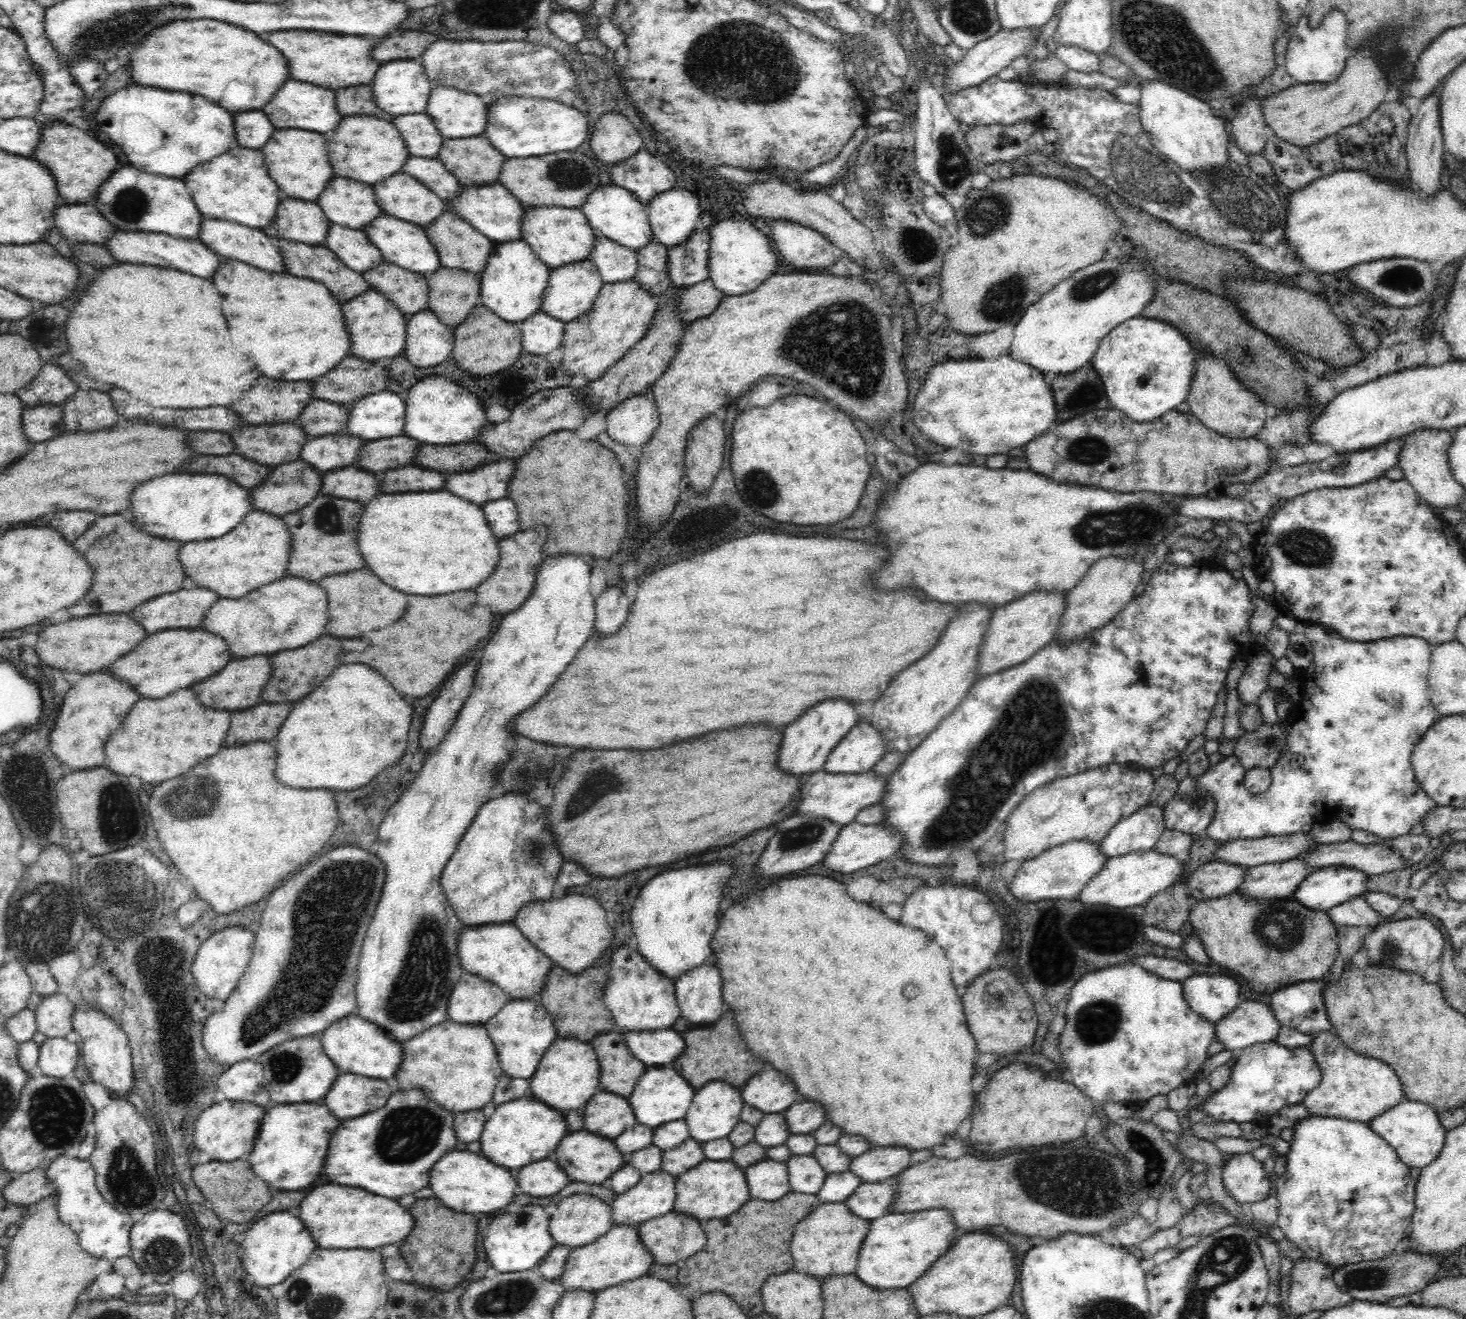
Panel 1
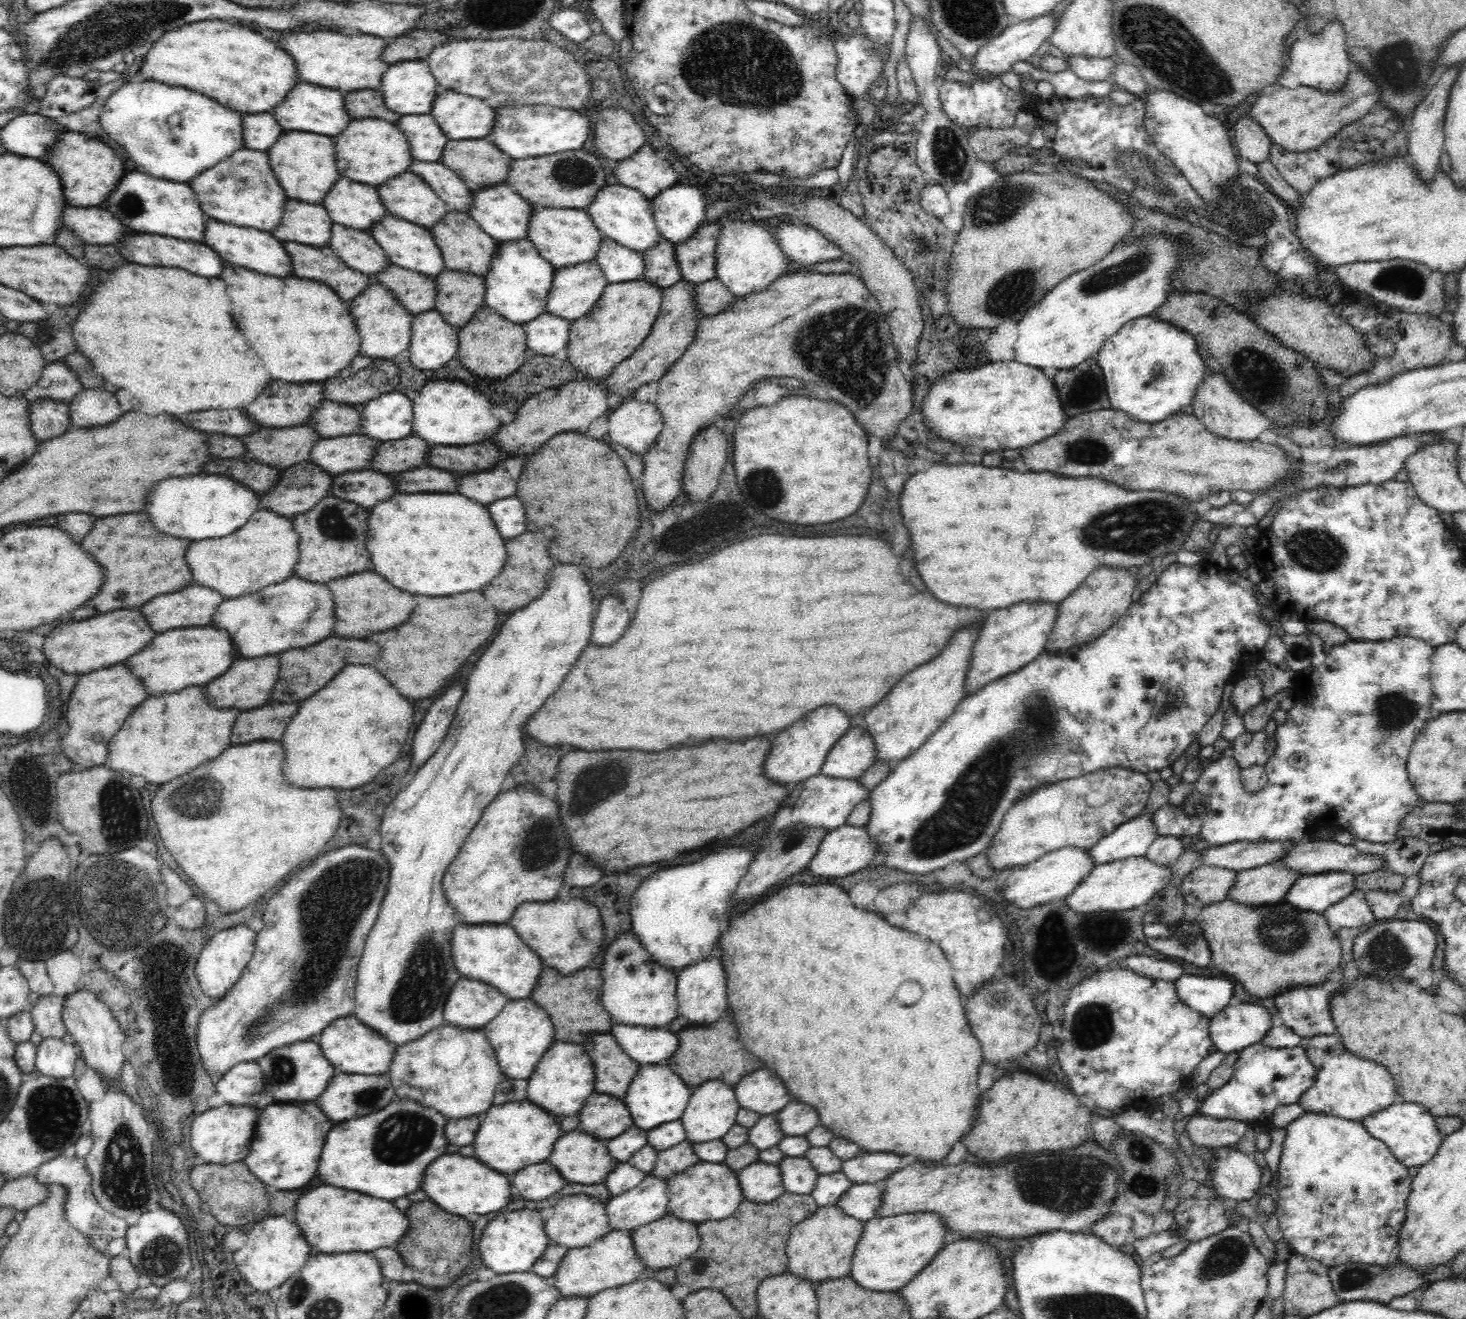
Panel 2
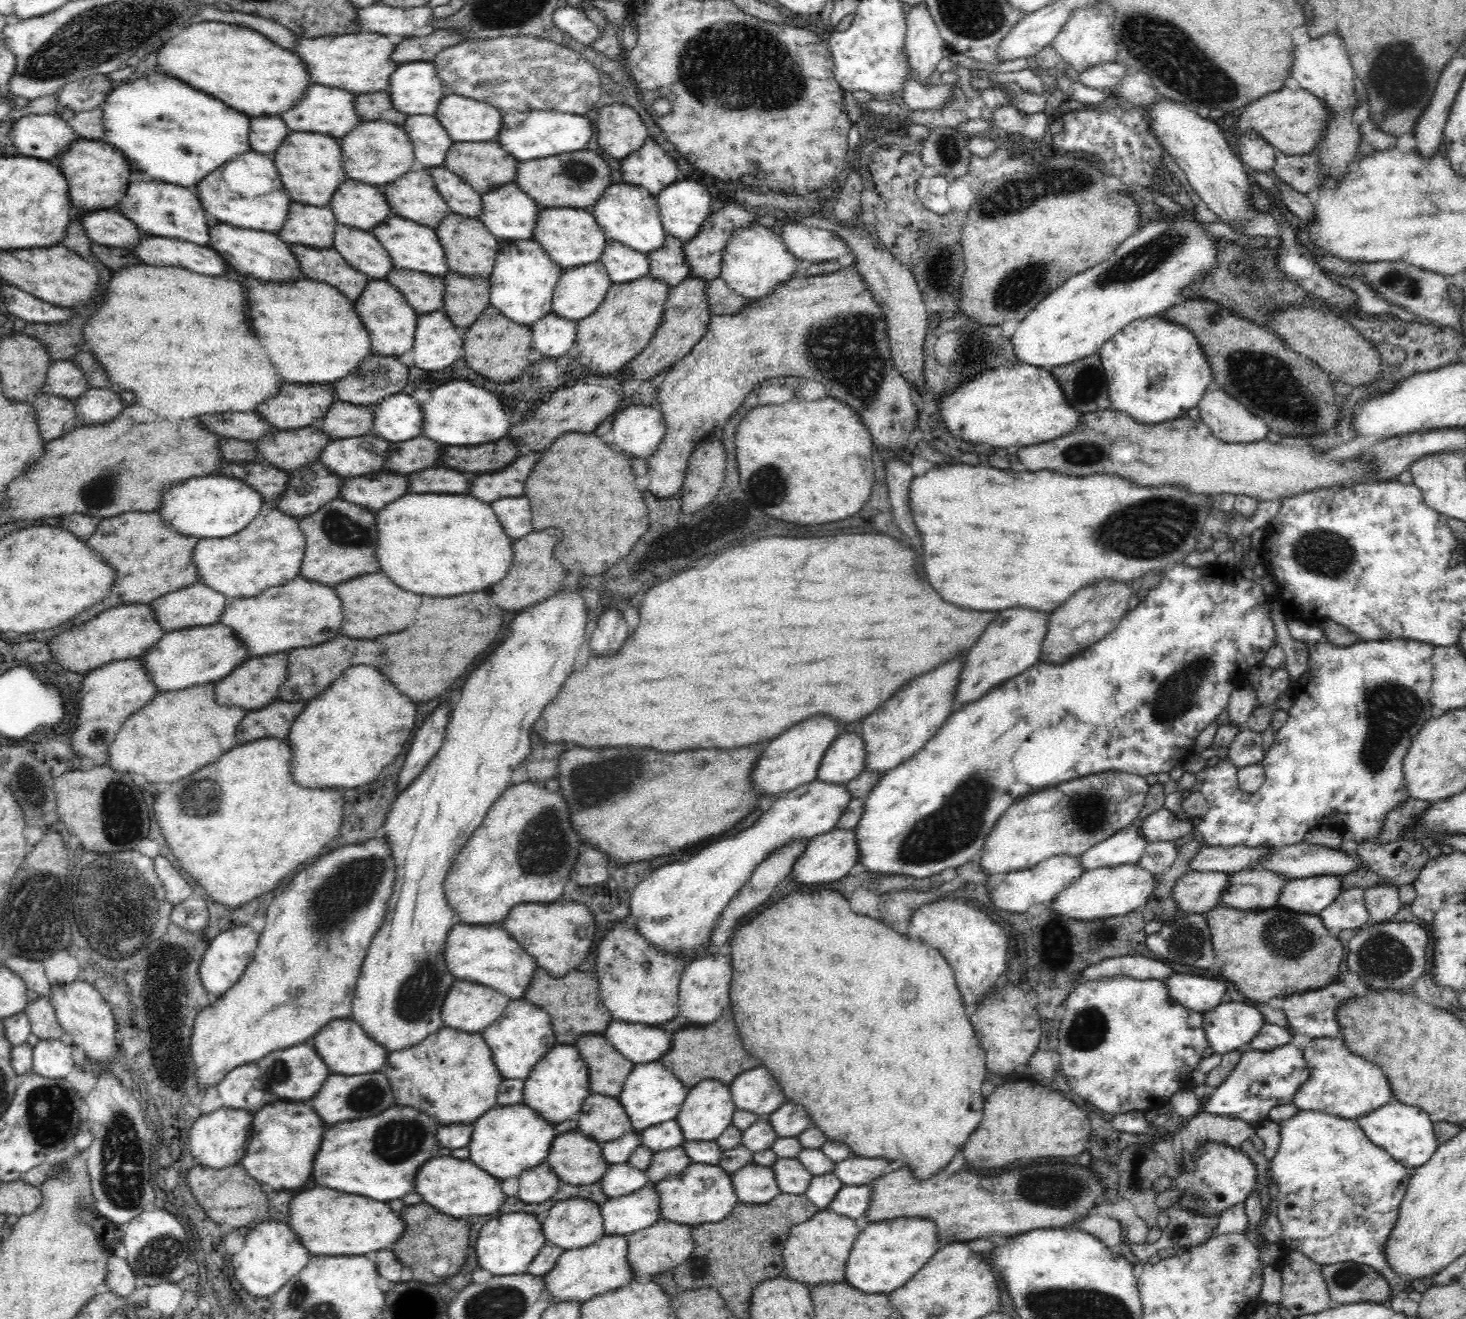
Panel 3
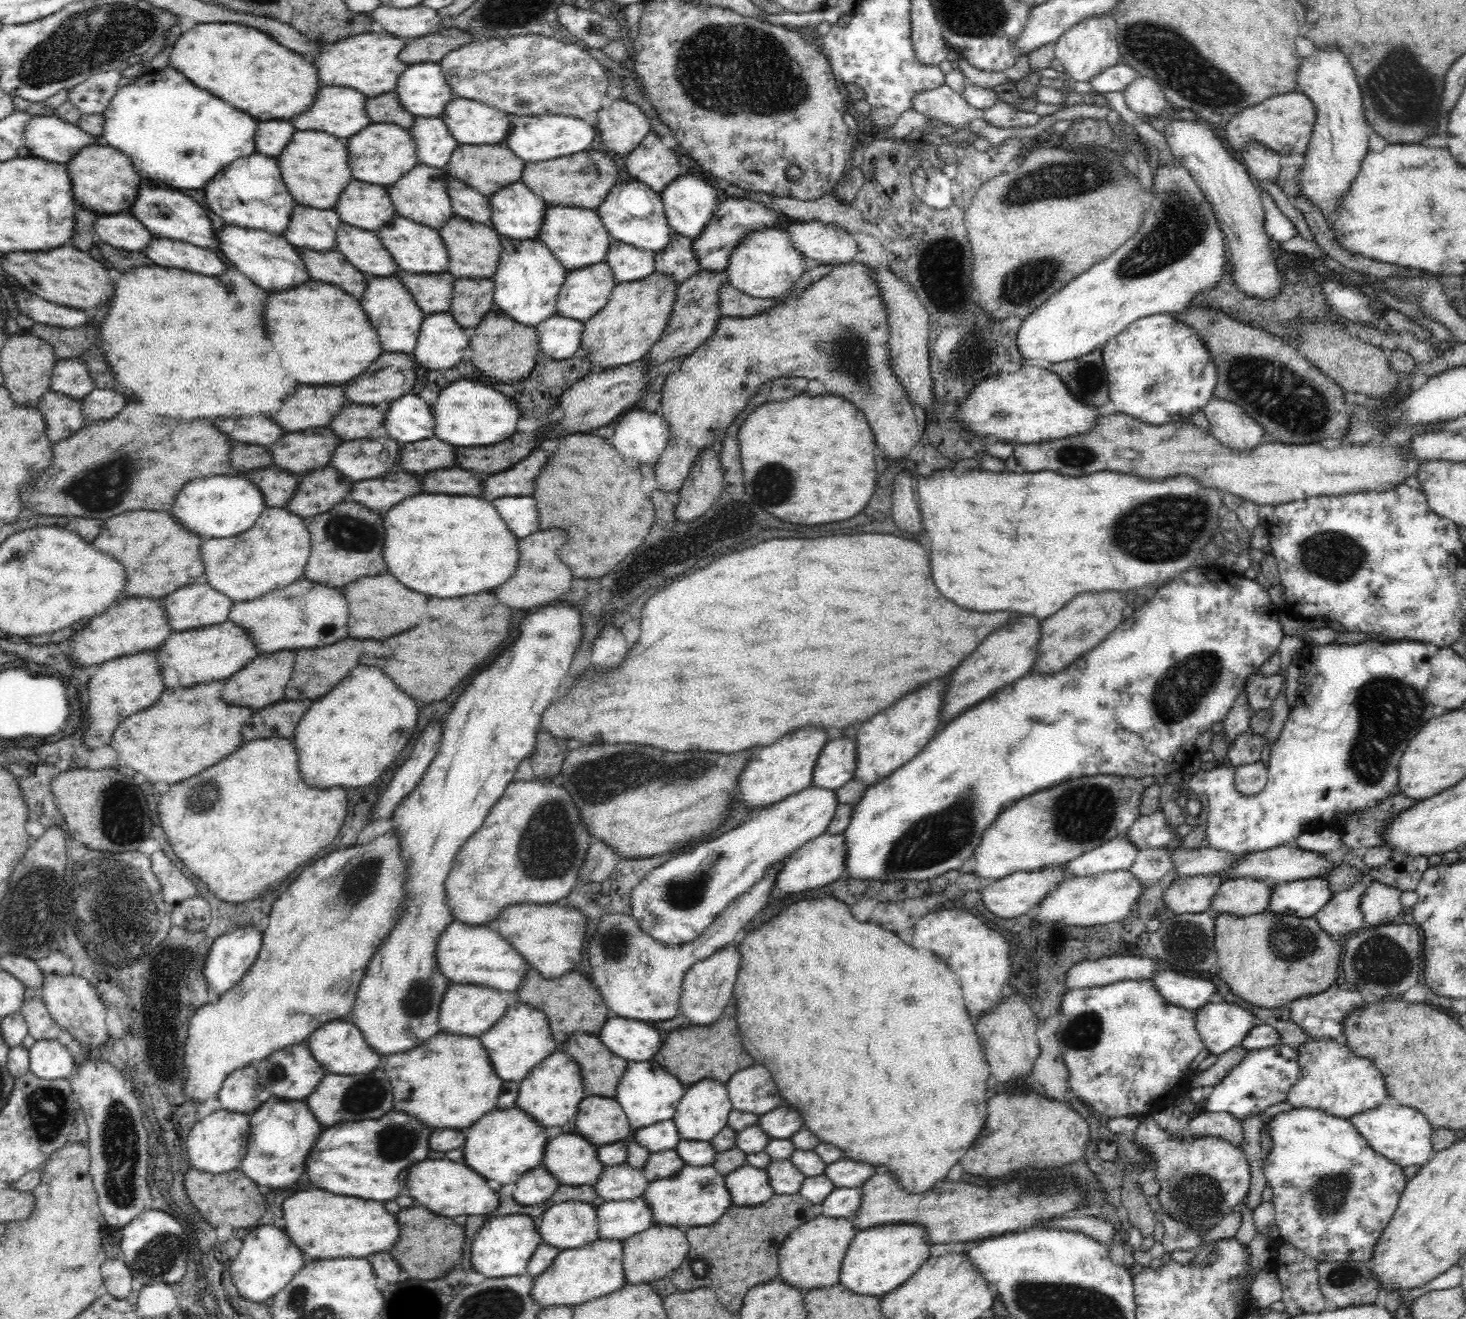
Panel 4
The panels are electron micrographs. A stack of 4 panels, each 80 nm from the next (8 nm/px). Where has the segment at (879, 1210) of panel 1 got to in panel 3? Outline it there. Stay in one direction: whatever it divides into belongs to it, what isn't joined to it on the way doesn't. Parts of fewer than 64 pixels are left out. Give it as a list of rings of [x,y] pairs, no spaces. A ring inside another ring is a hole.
[[[870,1184],[862,1186],[844,1186],[836,1192],[826,1211],[834,1211],[836,1215],[842,1215],[856,1220],[864,1216],[870,1202]]]

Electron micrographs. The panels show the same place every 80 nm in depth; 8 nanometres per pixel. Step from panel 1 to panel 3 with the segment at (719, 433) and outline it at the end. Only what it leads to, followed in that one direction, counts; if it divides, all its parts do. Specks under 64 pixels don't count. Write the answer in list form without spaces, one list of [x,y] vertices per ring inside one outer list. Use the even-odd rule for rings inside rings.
[[[715,436],[702,441],[689,458],[684,484],[677,495],[684,514],[706,508],[722,488],[725,479],[726,453]]]

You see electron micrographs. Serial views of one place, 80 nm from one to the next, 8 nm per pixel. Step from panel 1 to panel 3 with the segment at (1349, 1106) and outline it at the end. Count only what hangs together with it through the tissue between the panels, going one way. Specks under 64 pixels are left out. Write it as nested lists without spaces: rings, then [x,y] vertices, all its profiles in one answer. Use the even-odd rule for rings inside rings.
[[[1341,1036],[1317,1038],[1301,1049],[1310,1074],[1292,1096],[1292,1103],[1300,1110],[1318,1110],[1354,1121],[1393,1101],[1386,1076],[1380,1068],[1359,1055],[1352,1054]]]

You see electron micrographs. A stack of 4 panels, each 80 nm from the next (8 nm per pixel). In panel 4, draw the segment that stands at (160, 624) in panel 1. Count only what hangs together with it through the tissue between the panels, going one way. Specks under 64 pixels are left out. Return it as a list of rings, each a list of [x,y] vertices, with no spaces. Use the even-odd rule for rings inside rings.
[[[205,579],[167,594],[162,601],[174,633],[226,622],[233,605]]]

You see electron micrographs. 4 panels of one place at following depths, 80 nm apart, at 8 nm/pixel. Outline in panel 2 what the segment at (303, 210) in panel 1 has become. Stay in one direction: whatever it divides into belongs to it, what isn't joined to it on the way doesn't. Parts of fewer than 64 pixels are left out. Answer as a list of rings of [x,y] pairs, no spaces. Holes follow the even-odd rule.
[[[288,200],[284,218],[274,230],[274,238],[284,242],[297,242],[306,246],[326,246],[330,240],[332,220],[322,206]]]

